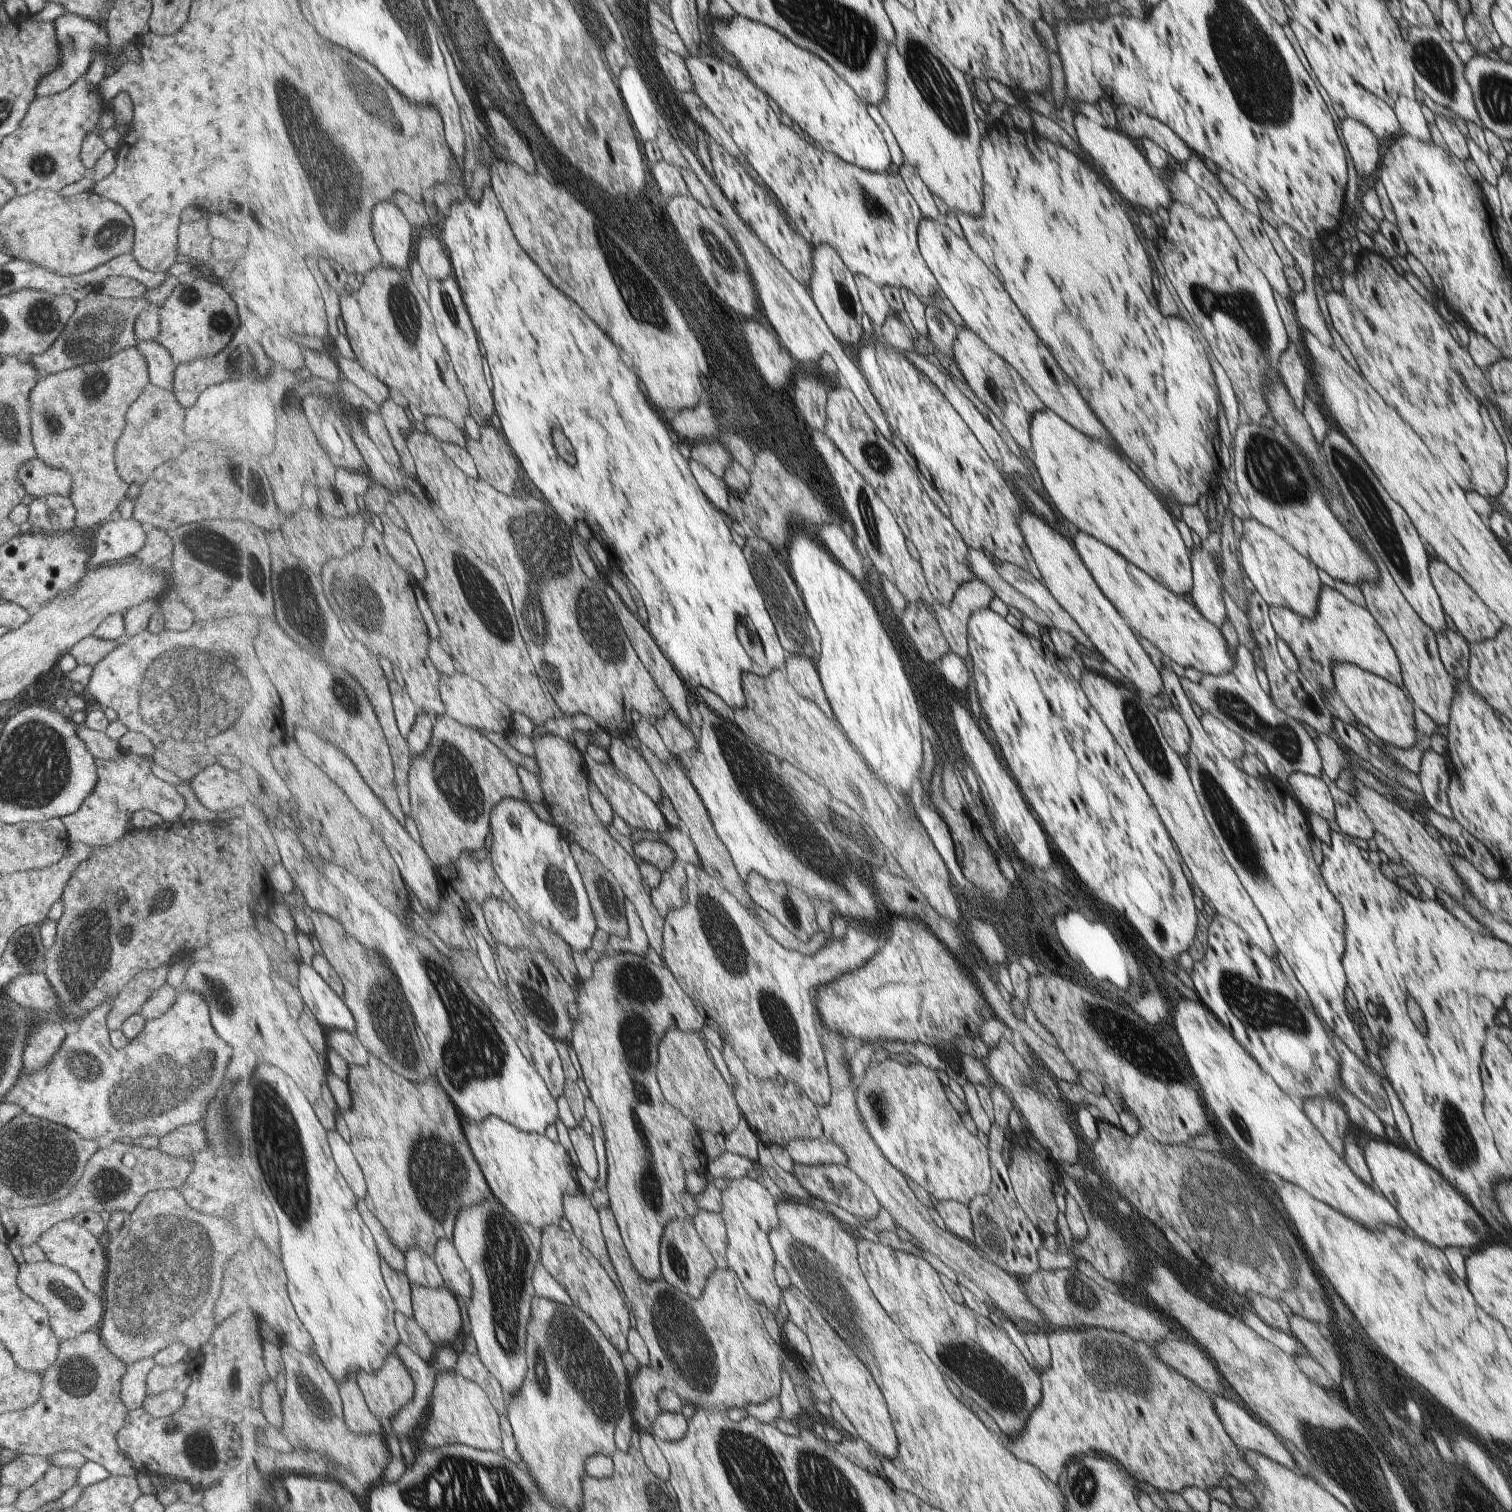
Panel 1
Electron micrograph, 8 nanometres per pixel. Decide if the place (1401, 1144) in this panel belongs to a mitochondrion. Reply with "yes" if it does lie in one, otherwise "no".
no

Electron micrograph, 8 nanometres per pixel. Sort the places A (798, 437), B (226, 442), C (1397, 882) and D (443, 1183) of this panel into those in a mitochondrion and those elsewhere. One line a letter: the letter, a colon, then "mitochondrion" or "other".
A: other
B: other
C: other
D: mitochondrion

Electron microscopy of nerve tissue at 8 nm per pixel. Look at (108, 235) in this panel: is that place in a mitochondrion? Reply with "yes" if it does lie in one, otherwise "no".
yes

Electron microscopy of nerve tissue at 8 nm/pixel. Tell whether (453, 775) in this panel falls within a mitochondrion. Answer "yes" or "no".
yes

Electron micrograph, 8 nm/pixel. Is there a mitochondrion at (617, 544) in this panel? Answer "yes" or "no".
no

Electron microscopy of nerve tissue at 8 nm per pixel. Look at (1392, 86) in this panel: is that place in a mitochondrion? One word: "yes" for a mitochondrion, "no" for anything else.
no

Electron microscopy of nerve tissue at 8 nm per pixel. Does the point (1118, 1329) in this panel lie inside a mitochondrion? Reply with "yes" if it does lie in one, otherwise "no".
yes

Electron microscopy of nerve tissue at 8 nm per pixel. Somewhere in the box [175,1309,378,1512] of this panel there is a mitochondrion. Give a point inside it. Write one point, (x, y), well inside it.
(199, 1449)

